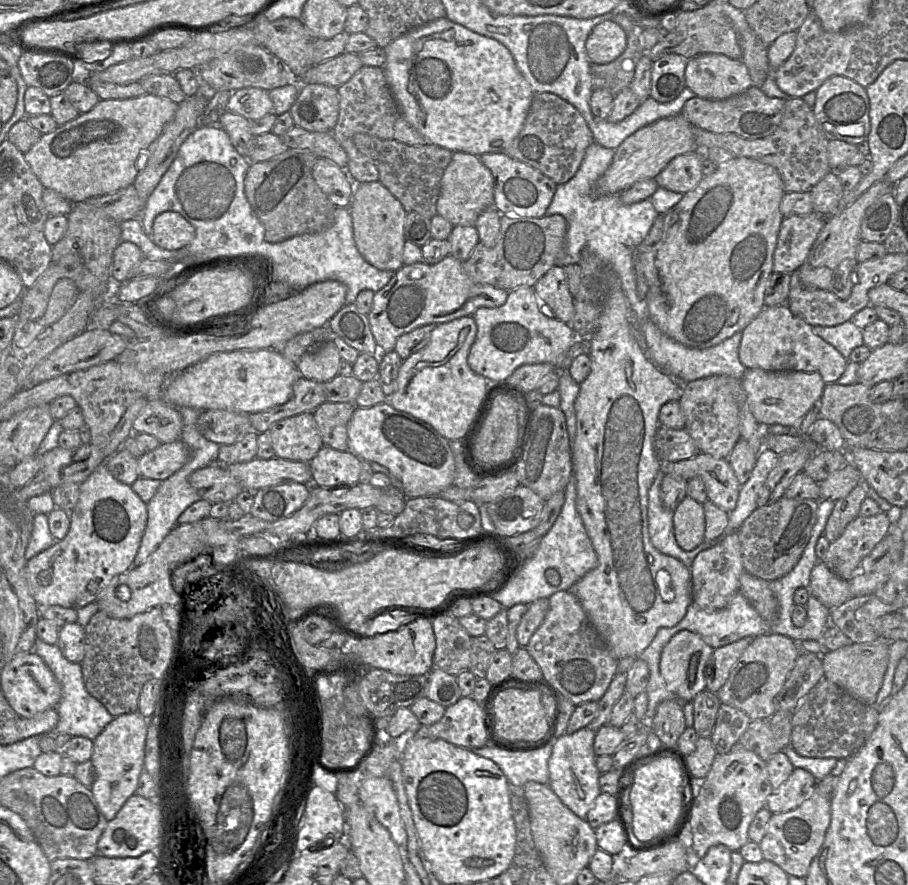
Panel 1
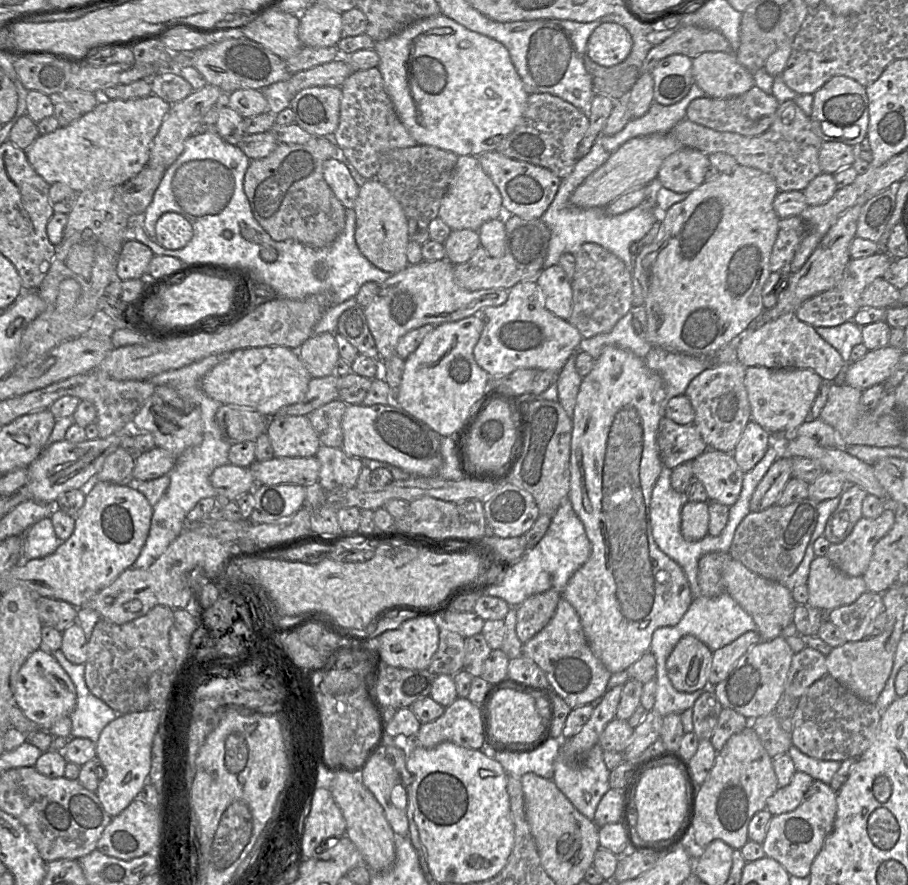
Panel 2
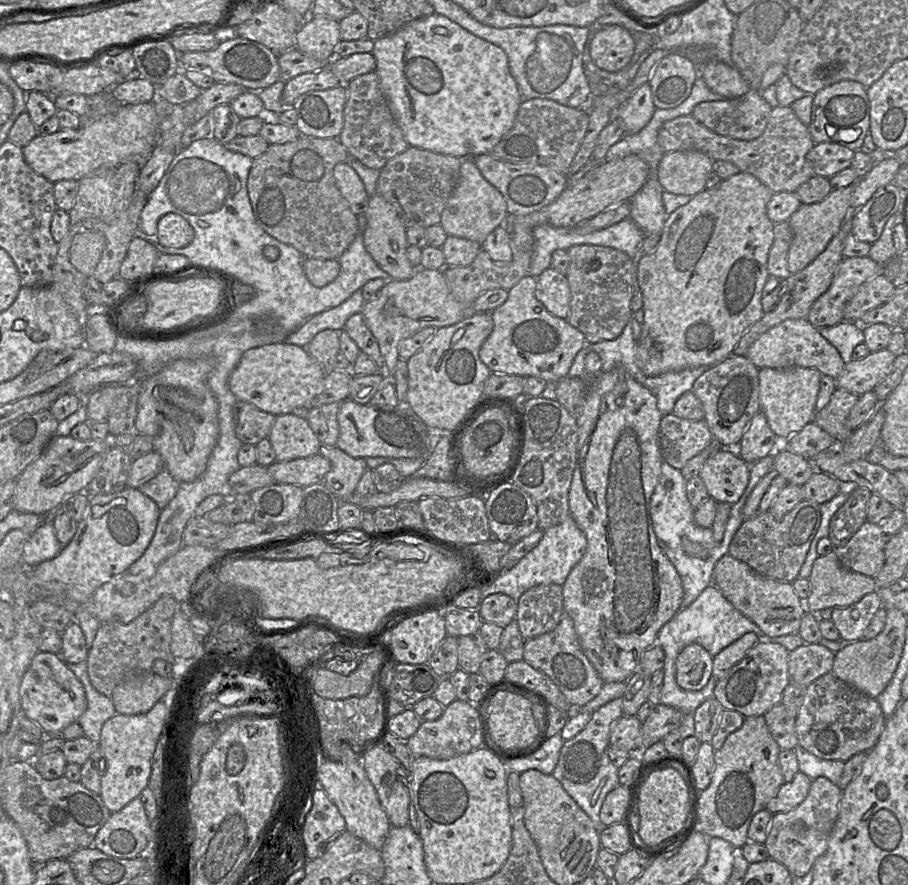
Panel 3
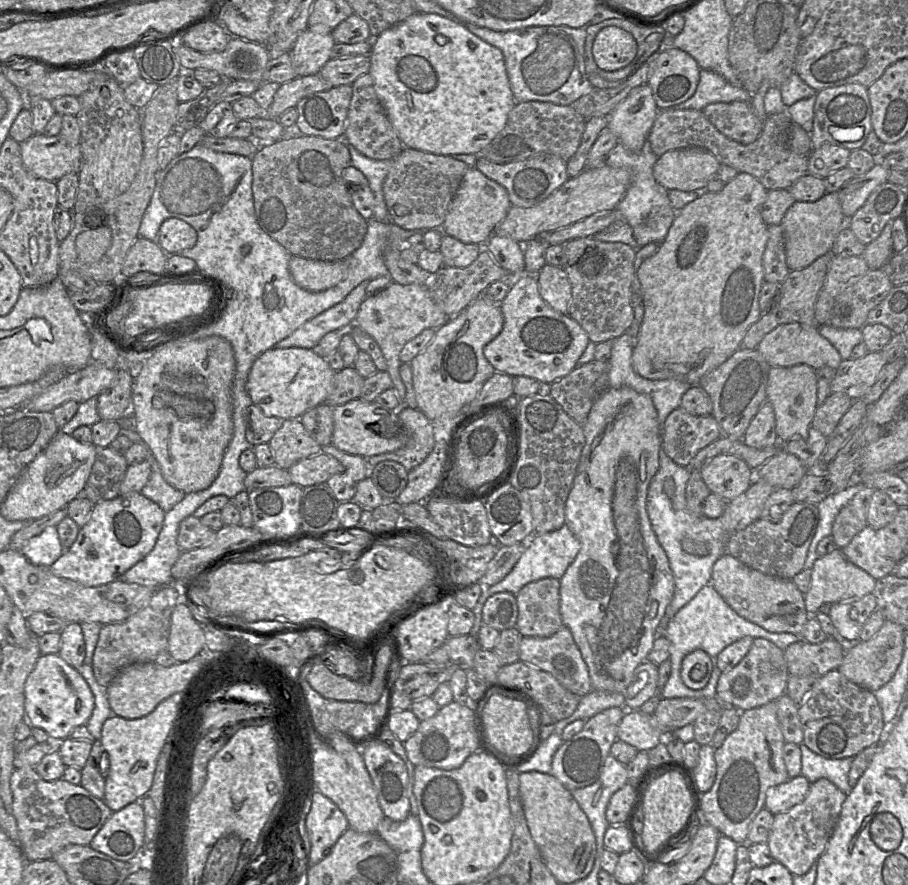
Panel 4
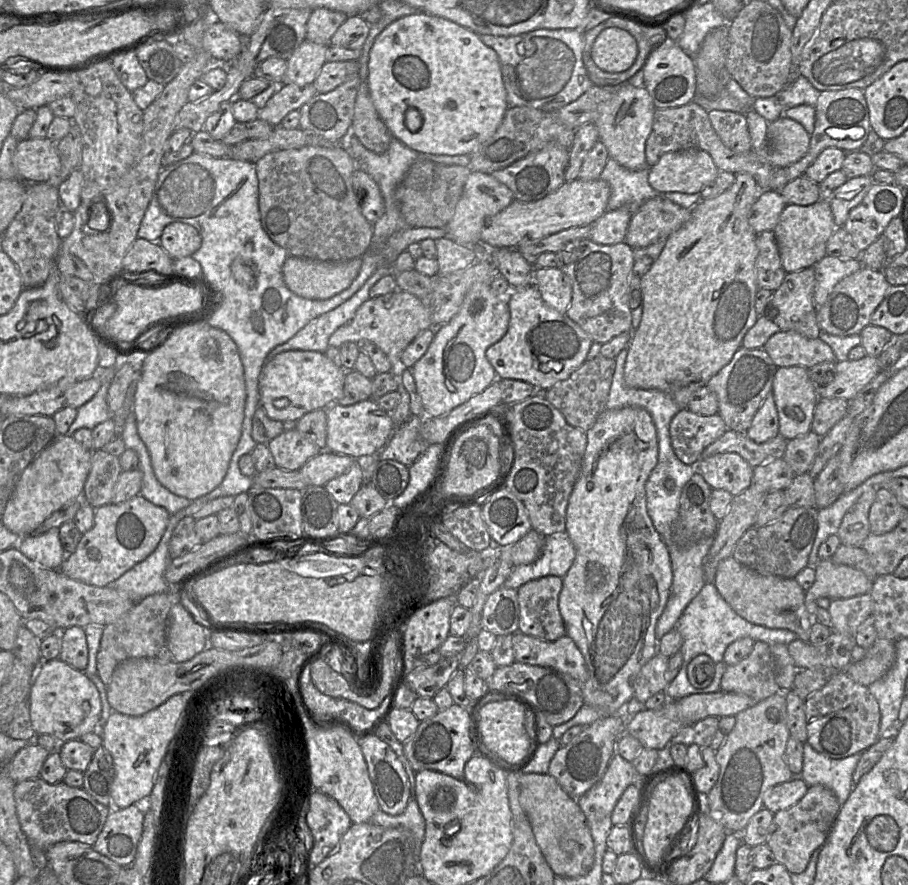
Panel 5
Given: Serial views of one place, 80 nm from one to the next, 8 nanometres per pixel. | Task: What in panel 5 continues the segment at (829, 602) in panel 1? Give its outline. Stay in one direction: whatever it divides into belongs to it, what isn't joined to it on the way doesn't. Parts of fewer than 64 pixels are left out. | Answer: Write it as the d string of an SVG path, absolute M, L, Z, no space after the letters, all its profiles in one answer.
M831 559L819 560L815 566L815 580L805 592L805 608L813 616L818 598L847 599L871 594L874 581L859 569L833 563Z

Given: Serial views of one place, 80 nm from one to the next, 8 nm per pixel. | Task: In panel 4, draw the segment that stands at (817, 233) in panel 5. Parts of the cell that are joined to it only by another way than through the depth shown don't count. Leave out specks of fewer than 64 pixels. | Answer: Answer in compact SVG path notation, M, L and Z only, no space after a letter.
M838 192L826 193L815 202L795 201L780 223L784 234L786 264L789 270L804 269L820 256L830 252L838 233L847 220L842 211Z

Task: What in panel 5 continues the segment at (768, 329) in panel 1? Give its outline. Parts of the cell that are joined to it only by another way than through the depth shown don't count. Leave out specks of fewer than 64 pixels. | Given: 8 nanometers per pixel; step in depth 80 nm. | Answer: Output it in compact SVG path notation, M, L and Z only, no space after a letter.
M794 331L773 334L765 343L763 349L777 367L802 366L808 369L822 362L838 362L831 347L819 337L809 339Z

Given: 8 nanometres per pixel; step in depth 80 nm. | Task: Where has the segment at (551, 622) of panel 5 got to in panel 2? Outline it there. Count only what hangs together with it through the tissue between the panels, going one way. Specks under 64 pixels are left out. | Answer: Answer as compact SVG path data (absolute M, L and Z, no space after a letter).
M548 590L529 596L516 607L516 633L523 644L548 624L561 597L560 592Z

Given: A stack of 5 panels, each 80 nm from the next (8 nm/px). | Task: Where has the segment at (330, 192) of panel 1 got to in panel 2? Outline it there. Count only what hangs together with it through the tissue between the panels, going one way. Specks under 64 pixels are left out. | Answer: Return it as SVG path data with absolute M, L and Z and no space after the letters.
M335 158L326 160L323 164L323 176L345 208L354 209L360 187L345 163Z

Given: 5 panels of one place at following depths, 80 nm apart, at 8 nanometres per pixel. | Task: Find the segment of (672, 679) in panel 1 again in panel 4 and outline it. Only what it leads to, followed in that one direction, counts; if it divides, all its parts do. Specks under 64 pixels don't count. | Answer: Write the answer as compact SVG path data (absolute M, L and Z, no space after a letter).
M703 650L688 653L681 662L680 677L692 690L701 690L709 682L714 660Z

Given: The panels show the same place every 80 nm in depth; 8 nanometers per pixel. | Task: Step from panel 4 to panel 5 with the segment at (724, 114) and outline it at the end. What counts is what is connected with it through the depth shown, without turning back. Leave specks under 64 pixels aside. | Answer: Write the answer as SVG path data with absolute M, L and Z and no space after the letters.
M712 110L708 112L708 116L724 145L737 153L752 149L746 114Z

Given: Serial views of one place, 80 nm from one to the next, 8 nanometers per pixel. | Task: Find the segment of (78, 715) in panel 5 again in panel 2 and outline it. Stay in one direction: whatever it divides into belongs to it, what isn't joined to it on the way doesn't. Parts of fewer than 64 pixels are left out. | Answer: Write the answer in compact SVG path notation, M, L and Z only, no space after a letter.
M41 649L34 651L20 668L13 691L16 706L44 731L49 731L58 719L70 716L76 706L75 686L51 653Z

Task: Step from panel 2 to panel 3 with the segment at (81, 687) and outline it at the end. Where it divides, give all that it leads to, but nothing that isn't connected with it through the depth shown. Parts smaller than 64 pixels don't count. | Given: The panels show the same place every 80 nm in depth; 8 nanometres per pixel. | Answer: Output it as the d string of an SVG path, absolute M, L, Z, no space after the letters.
M86 661L76 664L66 663L66 665L82 683L87 700L87 708L76 722L82 727L84 735L94 744L98 744L102 726L116 715L115 707L111 698L101 694L92 686Z

